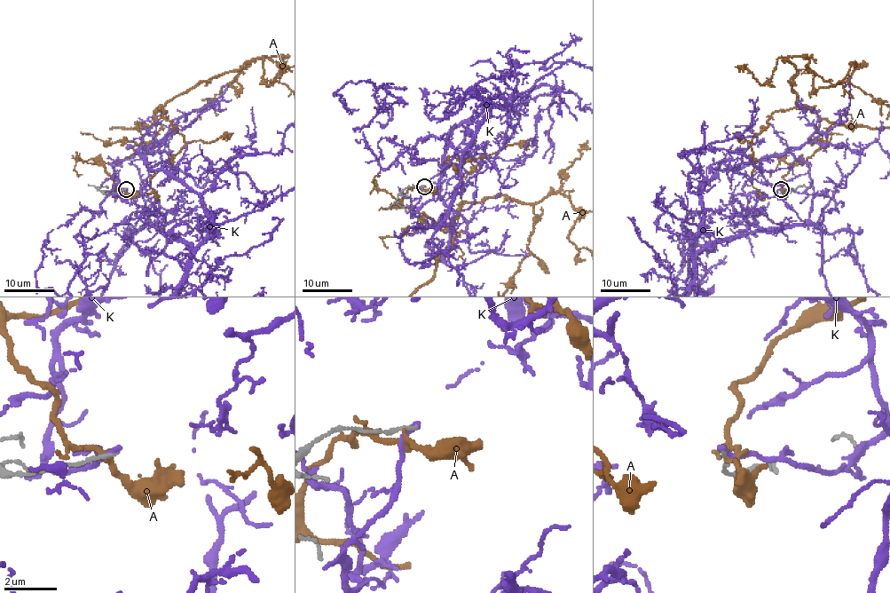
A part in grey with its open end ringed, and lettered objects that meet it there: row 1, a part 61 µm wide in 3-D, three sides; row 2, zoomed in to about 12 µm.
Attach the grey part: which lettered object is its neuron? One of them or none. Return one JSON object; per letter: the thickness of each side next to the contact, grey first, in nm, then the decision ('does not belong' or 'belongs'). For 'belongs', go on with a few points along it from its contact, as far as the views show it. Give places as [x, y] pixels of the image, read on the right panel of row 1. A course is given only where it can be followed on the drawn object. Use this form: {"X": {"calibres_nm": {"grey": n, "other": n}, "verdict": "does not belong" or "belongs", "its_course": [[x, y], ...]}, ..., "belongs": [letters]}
{"A": {"calibres_nm": {"grey": 160, "other": 190}, "verdict": "does not belong"}, "K": {"calibres_nm": {"grey": 160, "other": 240}, "verdict": "does not belong"}, "belongs": []}

